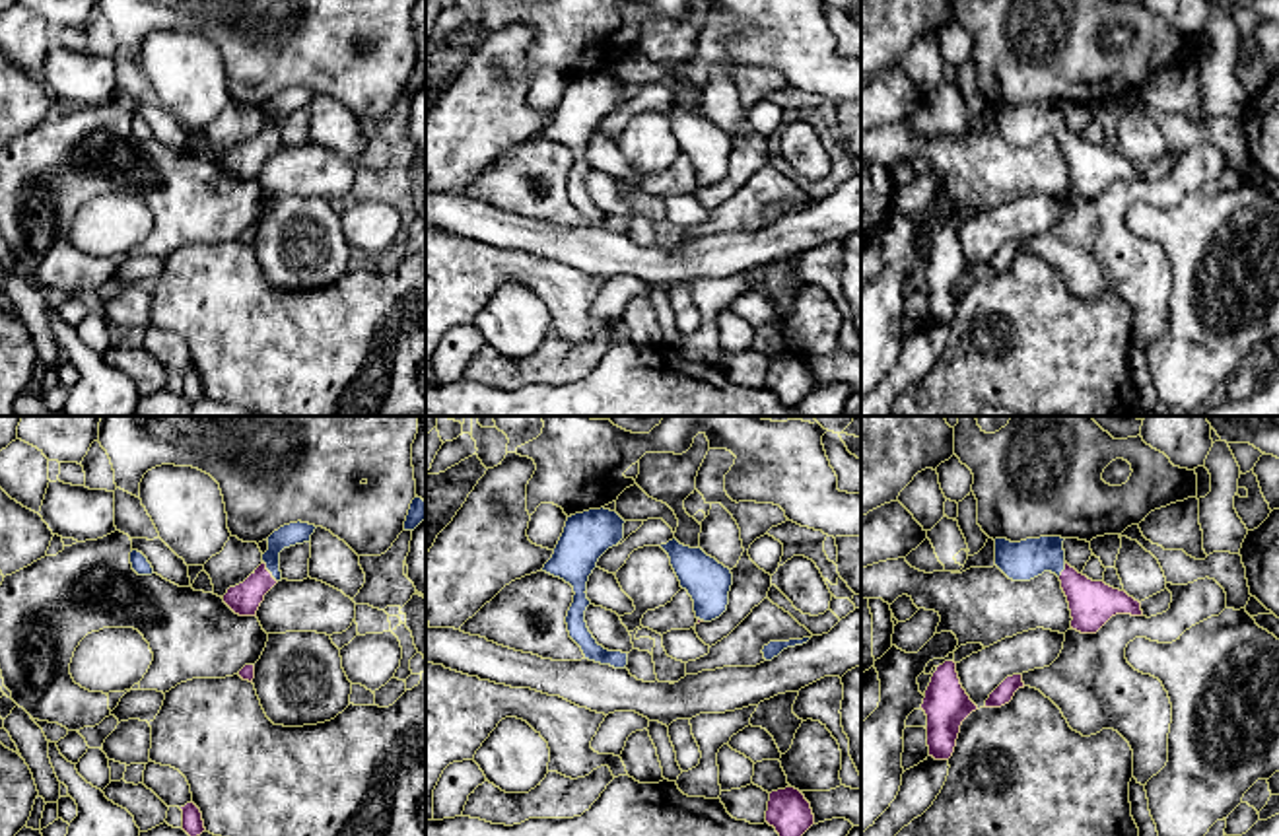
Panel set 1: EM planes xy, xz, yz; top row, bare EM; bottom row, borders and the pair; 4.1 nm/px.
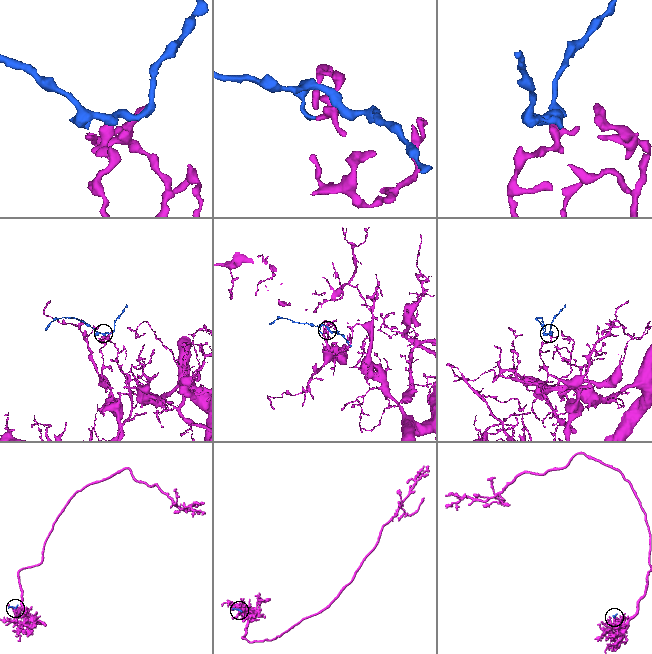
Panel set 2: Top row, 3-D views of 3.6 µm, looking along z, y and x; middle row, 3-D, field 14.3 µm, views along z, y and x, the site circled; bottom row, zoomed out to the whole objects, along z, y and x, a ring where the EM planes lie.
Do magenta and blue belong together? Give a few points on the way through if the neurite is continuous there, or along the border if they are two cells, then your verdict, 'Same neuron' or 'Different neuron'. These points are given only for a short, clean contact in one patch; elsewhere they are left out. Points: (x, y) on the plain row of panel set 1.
Path across: xy (243, 164), (269, 137), (273, 115), (296, 98). Same neuron

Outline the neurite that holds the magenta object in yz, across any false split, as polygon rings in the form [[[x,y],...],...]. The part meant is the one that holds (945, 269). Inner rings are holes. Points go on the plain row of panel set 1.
[[[945,226],[937,231],[925,255],[921,274],[927,280],[929,321],[949,325],[962,286],[978,274],[960,249],[954,226]]]

